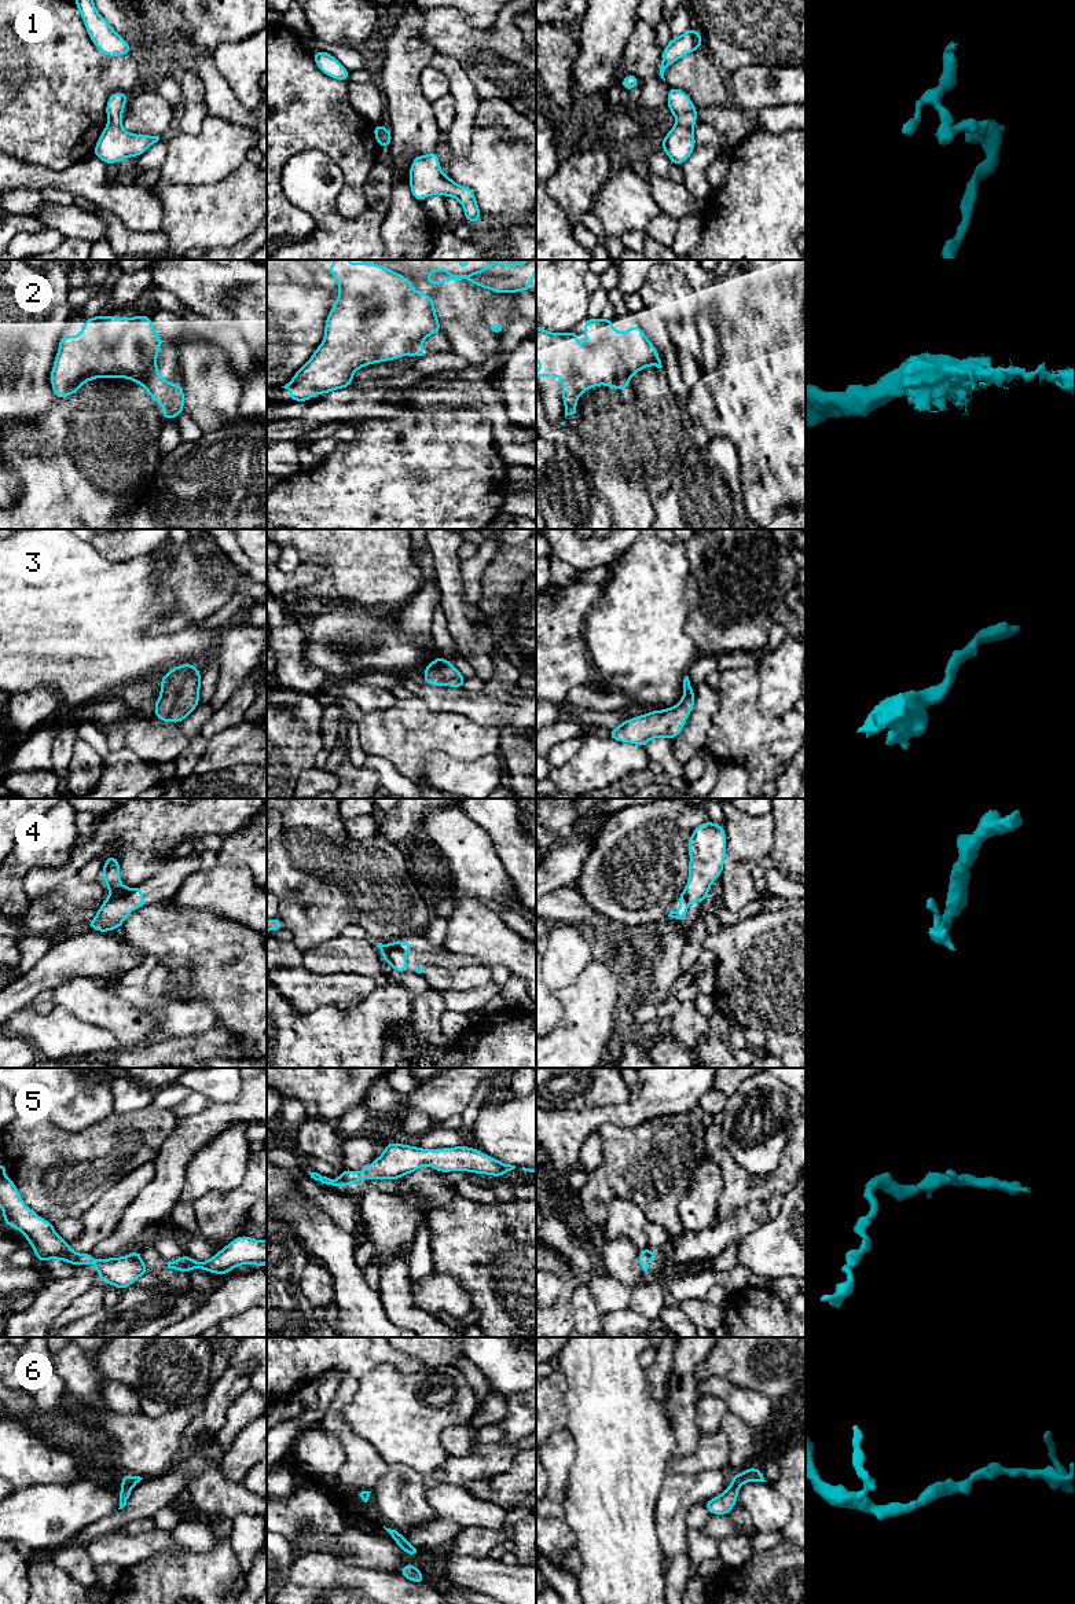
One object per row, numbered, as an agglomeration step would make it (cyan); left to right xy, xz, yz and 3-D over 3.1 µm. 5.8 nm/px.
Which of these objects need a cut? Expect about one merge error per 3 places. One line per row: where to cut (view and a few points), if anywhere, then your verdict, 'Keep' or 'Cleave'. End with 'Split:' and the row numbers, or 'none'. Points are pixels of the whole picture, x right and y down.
1: No split. Keep
2: No split. Keep
3: No split. Keep
4: Split along xz (381, 949), (397, 947), (404, 951). Cleave
5: No split. Keep
6: No split. Keep
Split: 4

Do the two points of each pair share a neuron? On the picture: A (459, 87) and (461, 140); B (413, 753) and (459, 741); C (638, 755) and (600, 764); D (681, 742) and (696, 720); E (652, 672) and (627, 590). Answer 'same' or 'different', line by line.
A: same
B: same
C: same
D: same
E: same

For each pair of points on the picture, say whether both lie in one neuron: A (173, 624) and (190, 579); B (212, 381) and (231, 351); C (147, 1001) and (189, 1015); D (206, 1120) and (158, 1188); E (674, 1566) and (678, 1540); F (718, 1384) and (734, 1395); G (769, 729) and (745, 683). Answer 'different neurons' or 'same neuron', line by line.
A: same neuron
B: different neurons
C: same neuron
D: same neuron
E: different neurons
F: same neuron
G: same neuron

